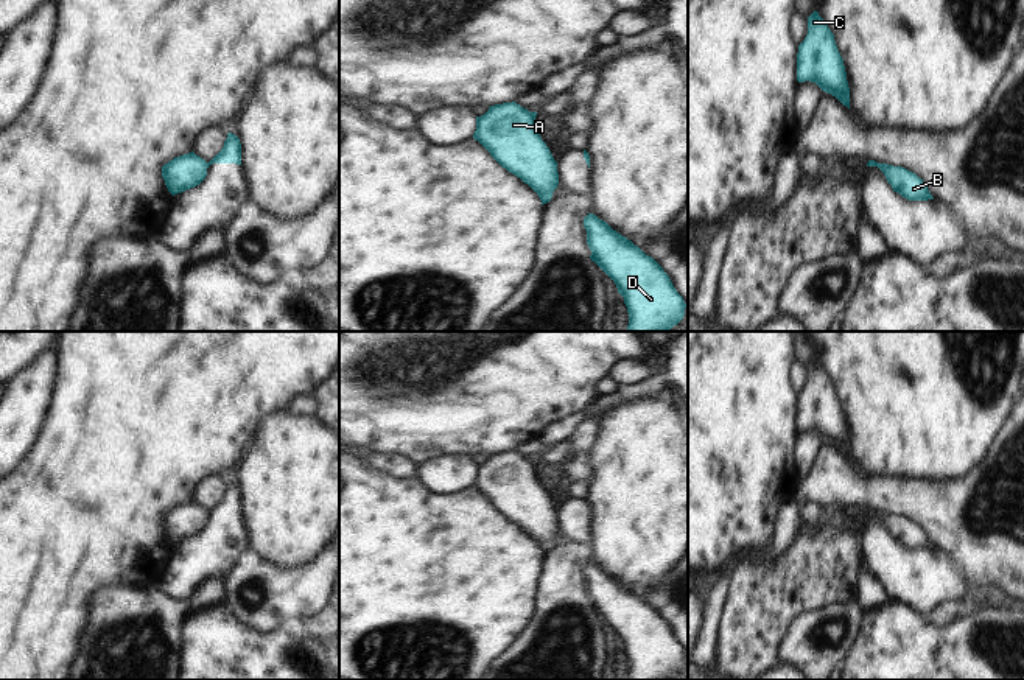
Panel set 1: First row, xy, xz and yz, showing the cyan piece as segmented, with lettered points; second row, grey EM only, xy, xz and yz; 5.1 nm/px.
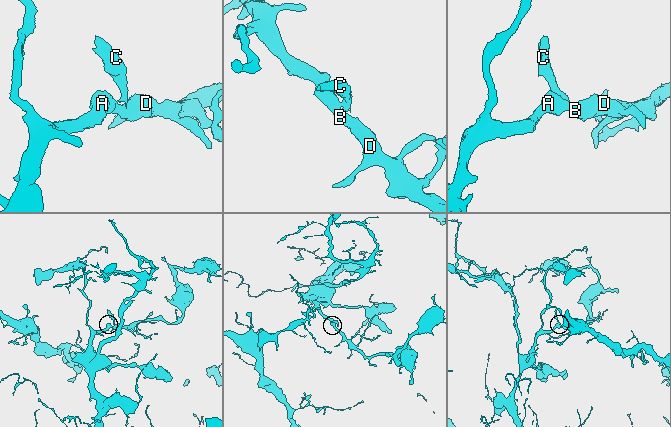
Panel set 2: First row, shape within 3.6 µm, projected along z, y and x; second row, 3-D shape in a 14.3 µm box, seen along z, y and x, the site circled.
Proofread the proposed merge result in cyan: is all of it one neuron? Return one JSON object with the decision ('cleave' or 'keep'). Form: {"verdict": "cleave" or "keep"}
{"verdict": "cleave"}

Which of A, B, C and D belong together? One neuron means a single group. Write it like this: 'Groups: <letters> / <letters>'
Groups: A B D / C.

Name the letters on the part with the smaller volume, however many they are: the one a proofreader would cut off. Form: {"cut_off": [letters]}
{"cut_off": ["C"]}

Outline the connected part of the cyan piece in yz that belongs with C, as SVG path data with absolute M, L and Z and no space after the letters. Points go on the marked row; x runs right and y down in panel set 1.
M817 11L808 17L808 34L798 45L797 81L815 82L850 109L850 87L843 59L834 34Z

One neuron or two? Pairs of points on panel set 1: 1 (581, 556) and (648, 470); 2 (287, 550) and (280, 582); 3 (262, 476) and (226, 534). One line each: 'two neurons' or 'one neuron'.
1: two neurons
2: two neurons
3: two neurons

